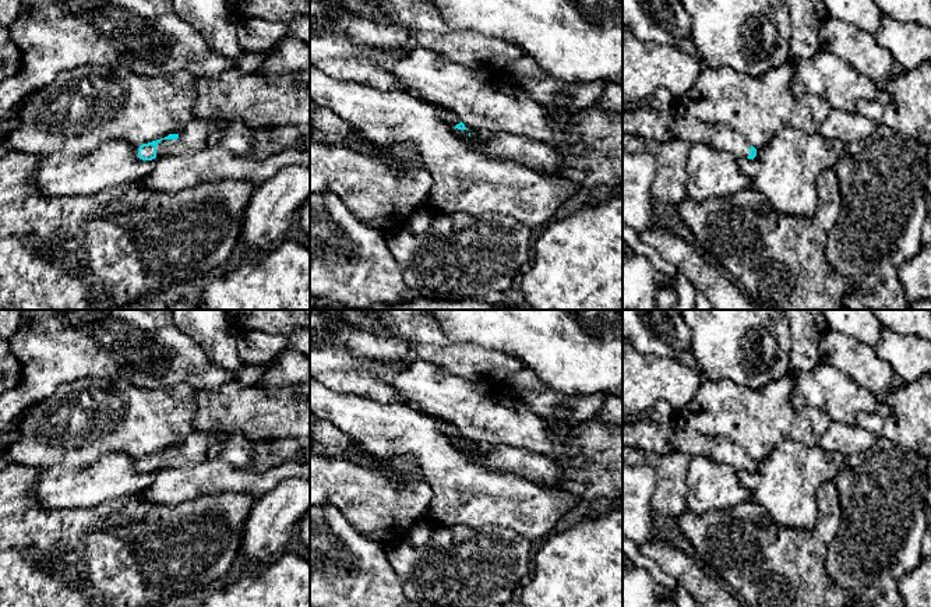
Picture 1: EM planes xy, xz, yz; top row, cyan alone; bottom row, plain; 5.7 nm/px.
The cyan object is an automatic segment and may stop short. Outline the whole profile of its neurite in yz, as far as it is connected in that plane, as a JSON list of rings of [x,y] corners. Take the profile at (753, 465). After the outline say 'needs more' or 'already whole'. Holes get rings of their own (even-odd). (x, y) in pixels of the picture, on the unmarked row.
[[[674,428],[671,451],[692,456],[706,456],[737,472],[757,469],[757,462],[736,442],[726,437],[709,437],[691,428]]] | needs more

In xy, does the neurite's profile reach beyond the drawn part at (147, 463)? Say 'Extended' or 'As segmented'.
Extended

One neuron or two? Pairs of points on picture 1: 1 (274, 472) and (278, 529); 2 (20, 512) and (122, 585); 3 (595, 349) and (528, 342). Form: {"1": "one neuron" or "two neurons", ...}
{"1": "two neurons", "2": "one neuron", "3": "one neuron"}

